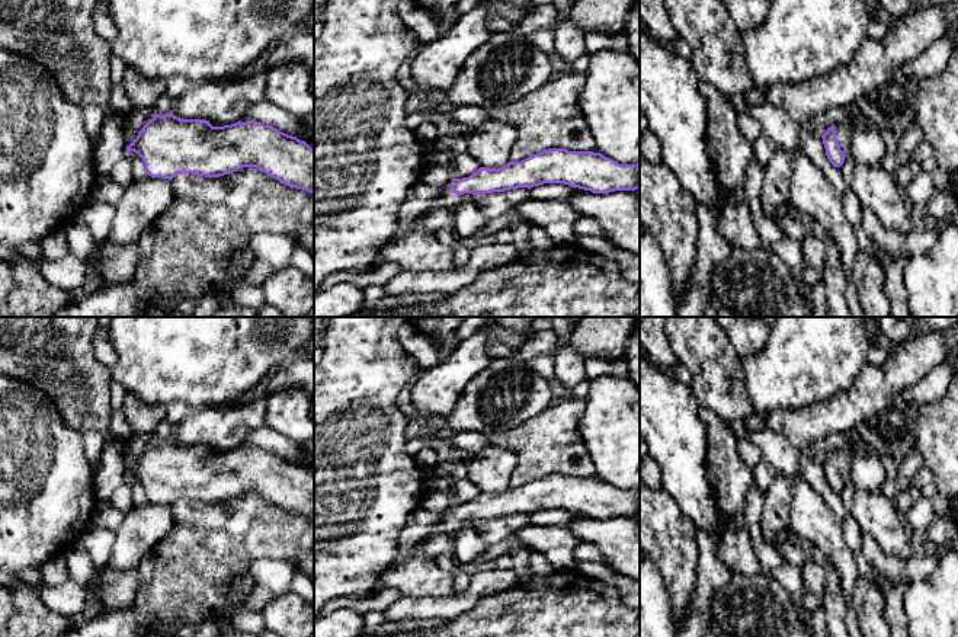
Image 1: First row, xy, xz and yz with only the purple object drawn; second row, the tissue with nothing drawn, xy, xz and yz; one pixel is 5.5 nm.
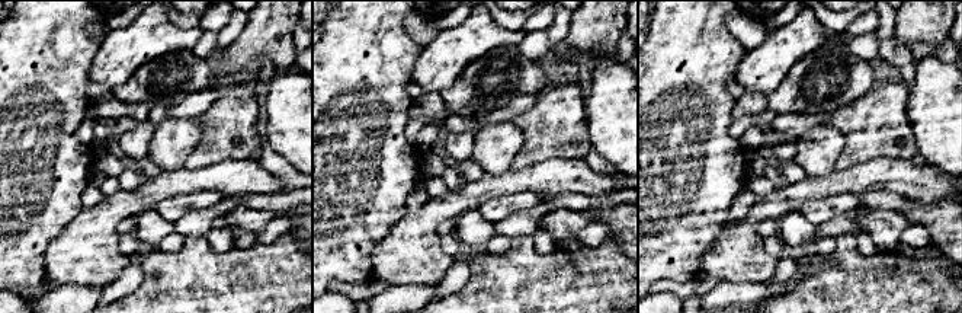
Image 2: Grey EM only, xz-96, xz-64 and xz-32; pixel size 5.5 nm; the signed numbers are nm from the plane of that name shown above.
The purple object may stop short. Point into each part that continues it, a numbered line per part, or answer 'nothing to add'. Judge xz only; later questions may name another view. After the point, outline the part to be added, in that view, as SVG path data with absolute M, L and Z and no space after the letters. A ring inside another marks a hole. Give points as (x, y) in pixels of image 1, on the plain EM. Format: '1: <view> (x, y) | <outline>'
1: xz (416, 575) | M446 512L442 513L440 522L435 525L429 537L439 534L454 535L464 528L472 528L472 525L472 519L458 521L451 512ZM422 540L411 548L408 556L390 564L382 572L379 582L384 589L393 589L400 592L401 596L411 598L454 596L454 574L442 570L433 557L423 554L426 540Z

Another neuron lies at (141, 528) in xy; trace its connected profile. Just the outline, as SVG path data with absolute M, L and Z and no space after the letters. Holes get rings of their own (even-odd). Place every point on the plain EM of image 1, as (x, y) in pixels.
M161 503L132 506L115 532L108 567L112 570L132 570L142 557L170 531L173 525L172 508Z

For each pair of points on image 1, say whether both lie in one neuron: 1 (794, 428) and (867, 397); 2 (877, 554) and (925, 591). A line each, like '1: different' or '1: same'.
1: same
2: different

